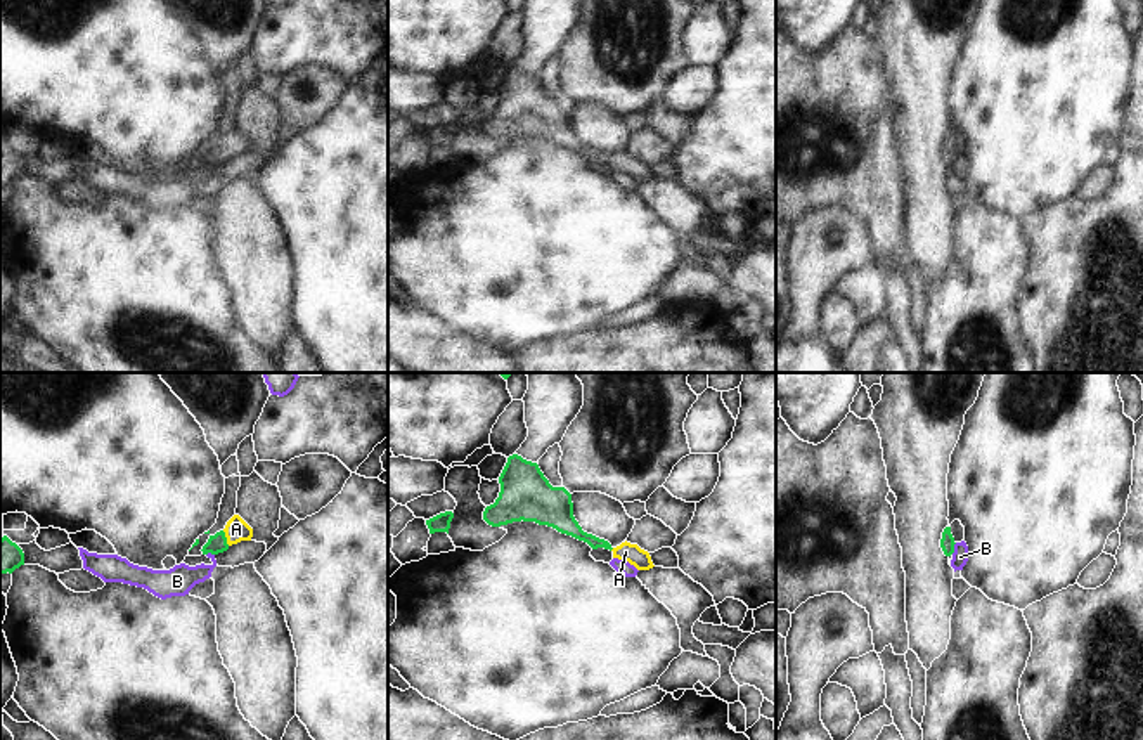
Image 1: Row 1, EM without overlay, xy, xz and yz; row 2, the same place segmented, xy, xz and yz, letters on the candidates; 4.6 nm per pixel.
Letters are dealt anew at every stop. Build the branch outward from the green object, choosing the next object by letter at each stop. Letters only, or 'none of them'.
A

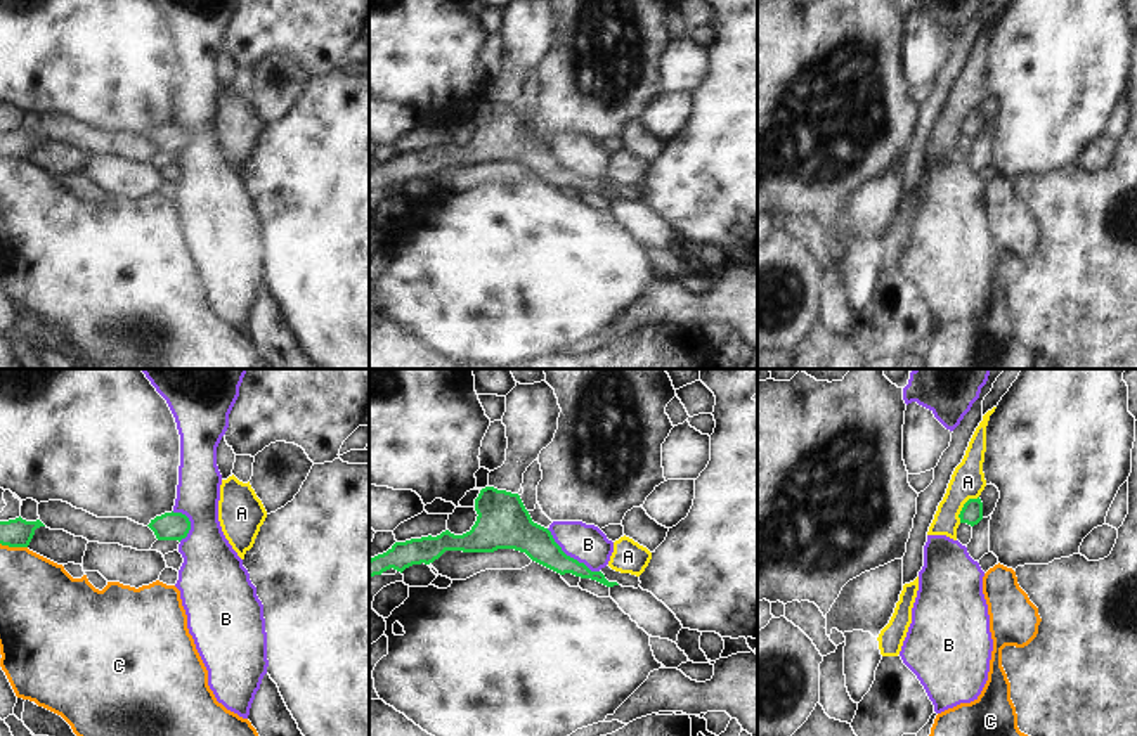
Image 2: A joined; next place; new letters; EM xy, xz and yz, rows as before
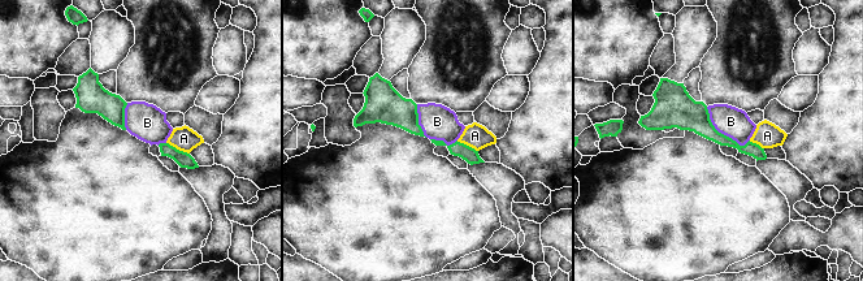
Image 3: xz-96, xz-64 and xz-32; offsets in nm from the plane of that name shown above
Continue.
none of them

